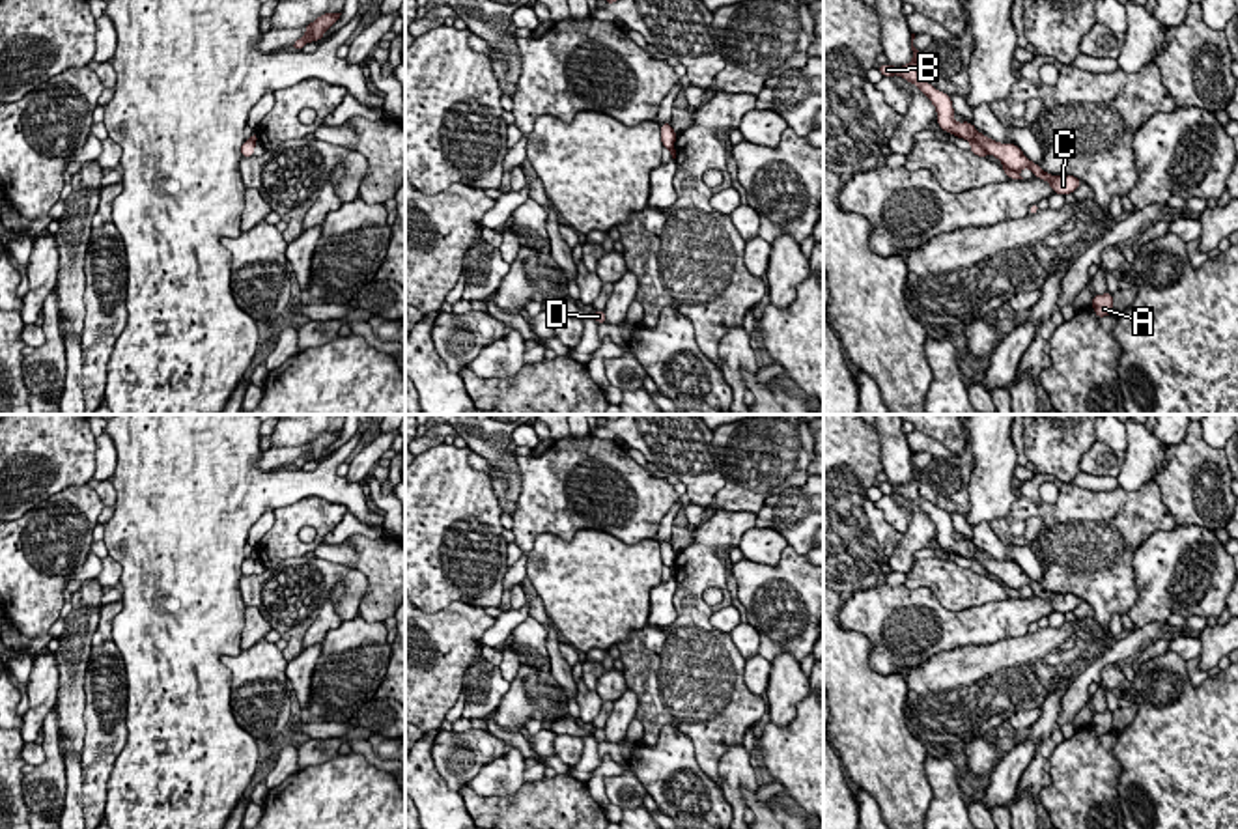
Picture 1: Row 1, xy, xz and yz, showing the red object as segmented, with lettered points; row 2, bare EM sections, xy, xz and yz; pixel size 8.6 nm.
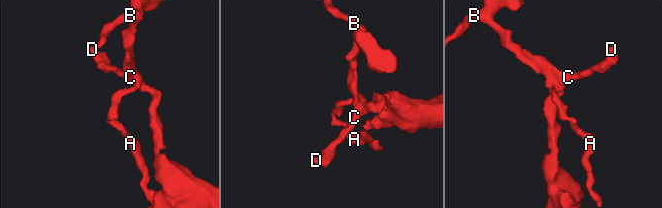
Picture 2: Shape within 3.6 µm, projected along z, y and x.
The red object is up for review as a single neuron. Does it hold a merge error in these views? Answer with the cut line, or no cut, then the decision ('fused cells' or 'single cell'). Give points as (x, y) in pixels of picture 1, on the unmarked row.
cut in yz along (975, 551), (975, 557), (986, 568); fused cells

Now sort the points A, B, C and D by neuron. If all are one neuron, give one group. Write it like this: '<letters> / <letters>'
A B / C D

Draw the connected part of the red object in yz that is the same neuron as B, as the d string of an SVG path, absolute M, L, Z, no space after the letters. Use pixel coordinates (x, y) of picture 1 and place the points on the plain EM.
M911 452L911 469L913 469L913 478L911 478L907 484L902 484L902 485L893 485L893 484L889 484L889 482L883 482L883 484L879 484L879 485L878 485L878 487L879 487L879 491L881 491L883 495L898 493L898 495L906 497L907 500L915 502L915 504L917 504L922 512L926 512L926 513L928 513L928 517L934 521L936 530L937 530L937 543L939 543L943 549L952 551L954 555L967 558L967 560L971 562L971 571L975 571L977 575L986 577L986 568L984 568L984 566L977 560L977 547L975 547L975 543L973 543L973 541L969 541L969 540L956 541L956 540L952 538L952 534L954 534L954 527L952 527L950 513L949 513L949 512L943 512L943 510L939 510L939 508L936 508L932 502L928 502L926 499L922 499L922 497L921 497L919 489L921 489L921 474L922 474L922 471L919 471L919 469L913 465L913 457L915 457L915 452Z

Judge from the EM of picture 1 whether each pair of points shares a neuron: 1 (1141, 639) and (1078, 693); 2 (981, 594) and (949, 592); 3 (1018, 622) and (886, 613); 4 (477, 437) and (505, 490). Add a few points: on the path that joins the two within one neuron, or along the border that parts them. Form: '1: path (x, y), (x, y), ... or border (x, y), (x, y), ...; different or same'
1: path (1125, 646), (1108, 656), (1087, 676); same
2: path (973, 592), (956, 592); same
3: path (984, 622), (949, 622), (934, 607), (919, 604); same
4: path (490, 447), (512, 469), (512, 477); same

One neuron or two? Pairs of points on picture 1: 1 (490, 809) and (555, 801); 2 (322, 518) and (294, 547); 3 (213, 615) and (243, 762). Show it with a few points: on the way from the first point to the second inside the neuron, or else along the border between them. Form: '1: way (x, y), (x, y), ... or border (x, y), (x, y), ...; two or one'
1: way (506, 809), (538, 809); one
2: way (310, 518), (305, 518), (294, 529), (294, 536); one
3: way (206, 652), (206, 725); one

